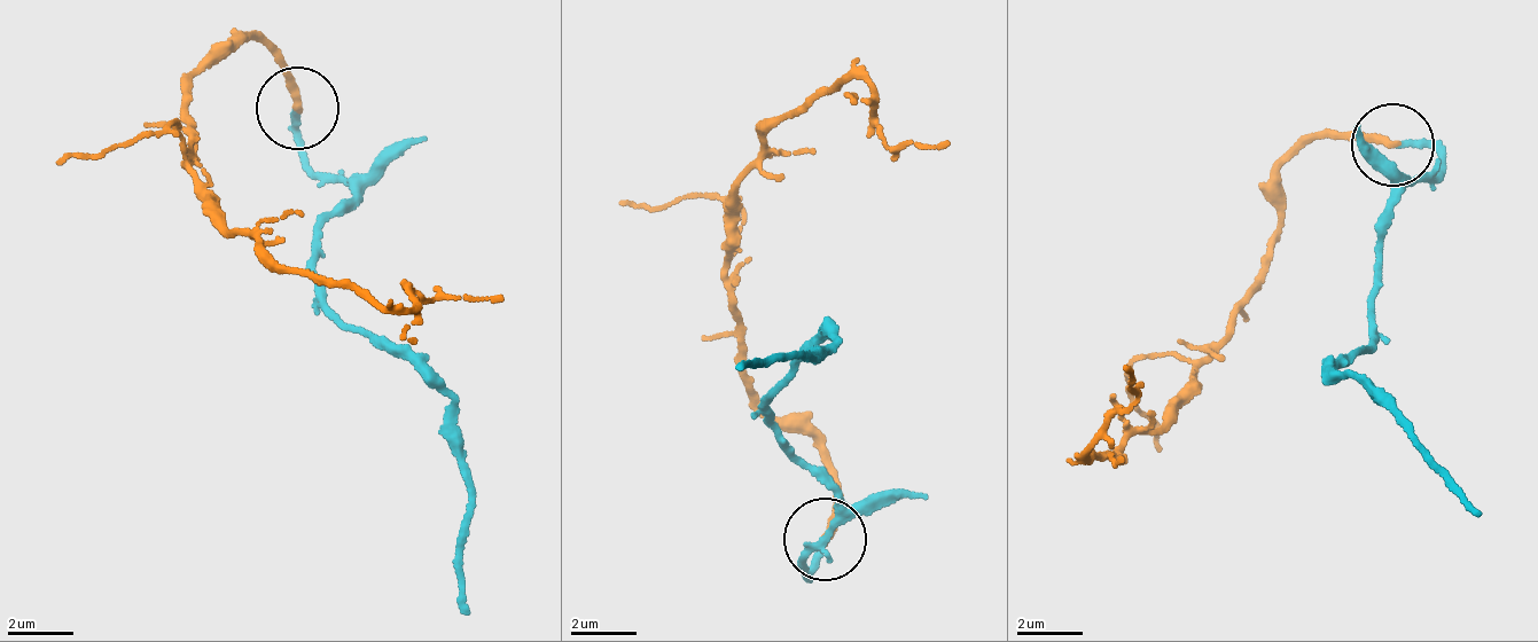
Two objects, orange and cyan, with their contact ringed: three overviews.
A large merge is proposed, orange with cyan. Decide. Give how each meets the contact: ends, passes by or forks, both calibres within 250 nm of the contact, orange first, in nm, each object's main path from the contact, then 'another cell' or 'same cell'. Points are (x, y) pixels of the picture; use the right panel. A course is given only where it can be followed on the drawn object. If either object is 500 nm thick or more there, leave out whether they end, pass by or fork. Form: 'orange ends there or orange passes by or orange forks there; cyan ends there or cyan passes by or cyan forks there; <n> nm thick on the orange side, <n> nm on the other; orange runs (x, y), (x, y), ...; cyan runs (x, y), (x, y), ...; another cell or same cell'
orange ends there; cyan ends there; 240 nm thick on the orange side, 200 nm on the other; orange runs (1394, 141), (1302, 140), (1270, 271), (1195, 366), (1195, 393), (1085, 455), (1134, 398), (1125, 369); cyan runs (1397, 145), (1438, 155), (1423, 184), (1391, 197), (1369, 335), (1333, 370), (1389, 402), (1405, 435), (1482, 518); same cell

